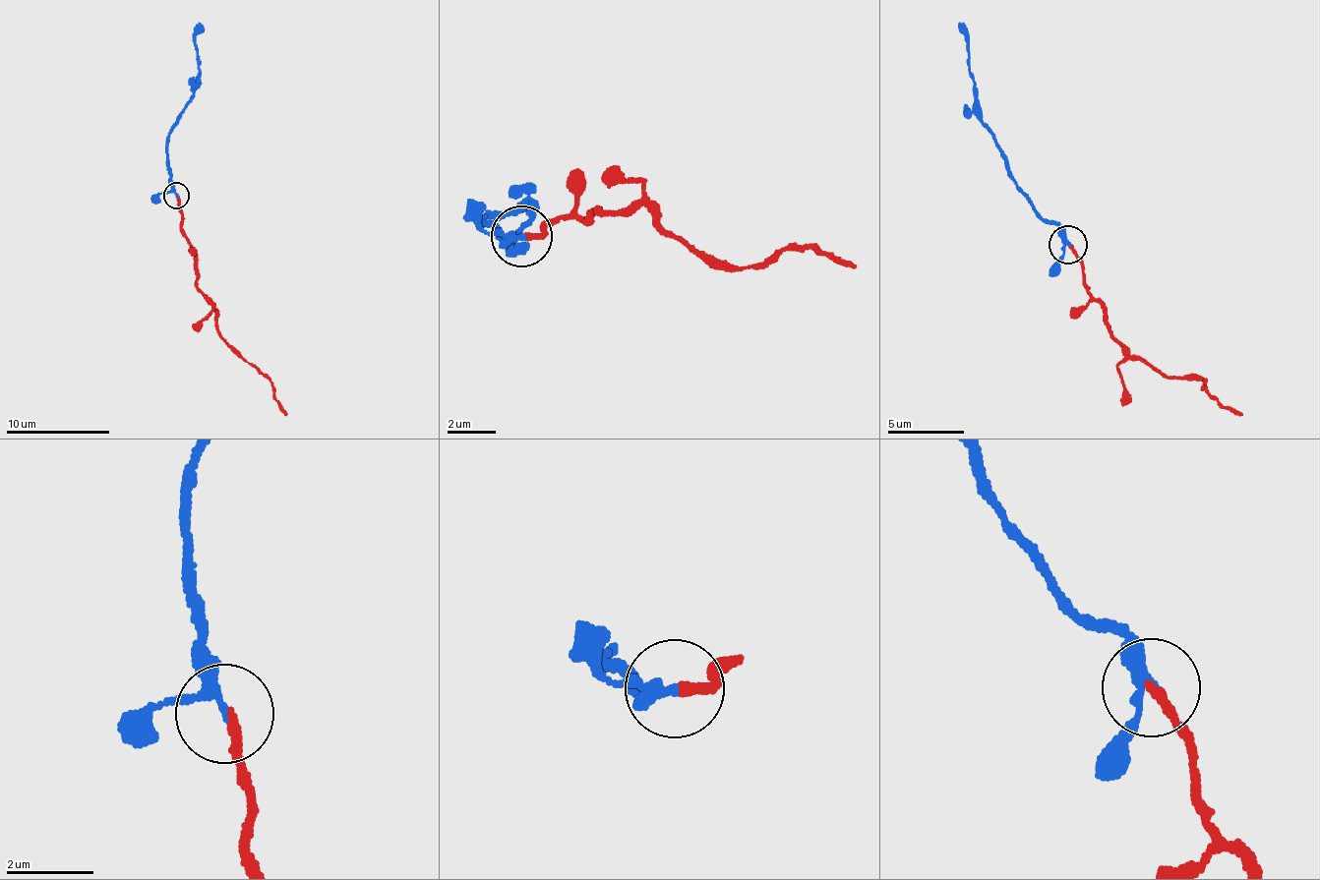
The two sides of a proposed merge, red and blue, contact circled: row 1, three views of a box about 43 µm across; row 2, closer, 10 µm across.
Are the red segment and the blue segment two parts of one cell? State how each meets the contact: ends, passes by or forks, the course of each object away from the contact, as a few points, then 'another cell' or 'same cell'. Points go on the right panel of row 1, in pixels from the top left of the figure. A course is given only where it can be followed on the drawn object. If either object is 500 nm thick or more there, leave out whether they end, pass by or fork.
red ends | blue passes by | red via (1067, 243), (1083, 267), (1083, 288), (1106, 314), (1113, 341), (1155, 371), (1203, 379), (1207, 393), (1244, 413) | blue via (1067, 243), (1019, 188), (1005, 152), (981, 118), (966, 32), (959, 22) | same cell

